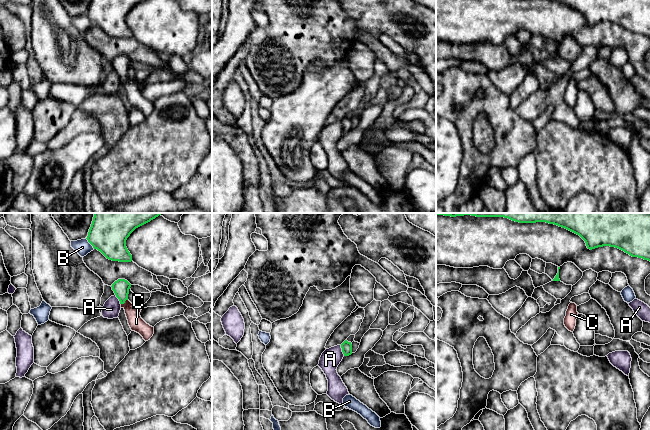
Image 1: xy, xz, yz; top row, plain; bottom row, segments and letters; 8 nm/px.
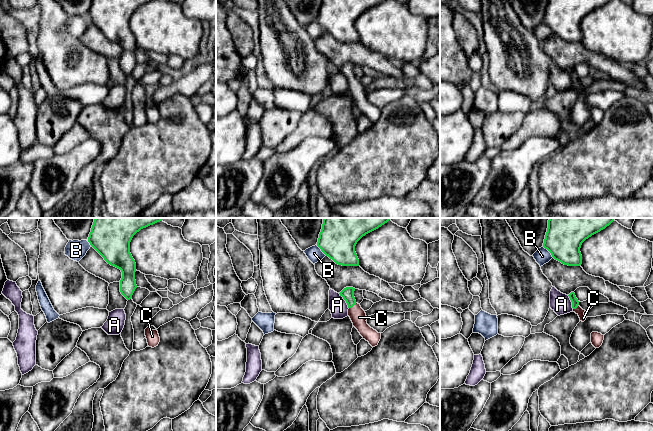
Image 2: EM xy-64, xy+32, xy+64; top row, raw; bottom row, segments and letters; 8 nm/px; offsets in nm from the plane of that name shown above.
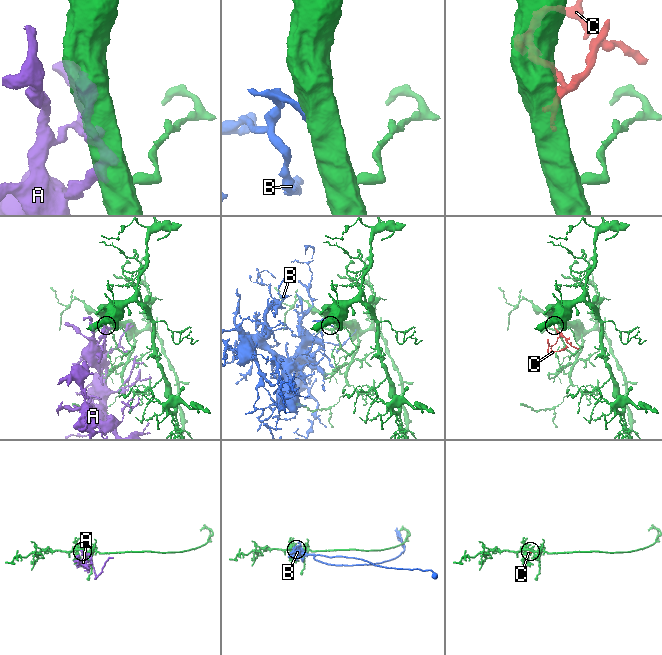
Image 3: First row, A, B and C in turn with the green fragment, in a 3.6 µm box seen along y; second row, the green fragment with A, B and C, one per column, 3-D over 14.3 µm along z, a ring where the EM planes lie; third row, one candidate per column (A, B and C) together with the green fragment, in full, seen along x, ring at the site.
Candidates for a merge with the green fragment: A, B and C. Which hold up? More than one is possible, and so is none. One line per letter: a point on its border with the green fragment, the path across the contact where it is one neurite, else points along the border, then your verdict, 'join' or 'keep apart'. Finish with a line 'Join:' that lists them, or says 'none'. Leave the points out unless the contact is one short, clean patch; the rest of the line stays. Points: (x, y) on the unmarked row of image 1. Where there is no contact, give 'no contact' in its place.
A: meets green in xz at (342, 126); keep apart
B: meets green in xy at (89, 18); border along xy (85, 14), (94, 24); keep apart
C: meets green in xy at (124, 78); runs through xy (121, 63), (124, 78), (132, 87), (136, 99); join
Join: C

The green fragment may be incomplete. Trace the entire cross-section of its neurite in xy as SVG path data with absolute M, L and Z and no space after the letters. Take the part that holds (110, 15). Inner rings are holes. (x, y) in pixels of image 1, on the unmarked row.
M91 0L87 16L107 35L131 38L132 31L126 23L130 10L144 0Z

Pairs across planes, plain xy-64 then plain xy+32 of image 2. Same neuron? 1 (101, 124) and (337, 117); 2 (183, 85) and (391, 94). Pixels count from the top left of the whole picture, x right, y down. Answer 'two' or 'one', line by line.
1: one
2: one

